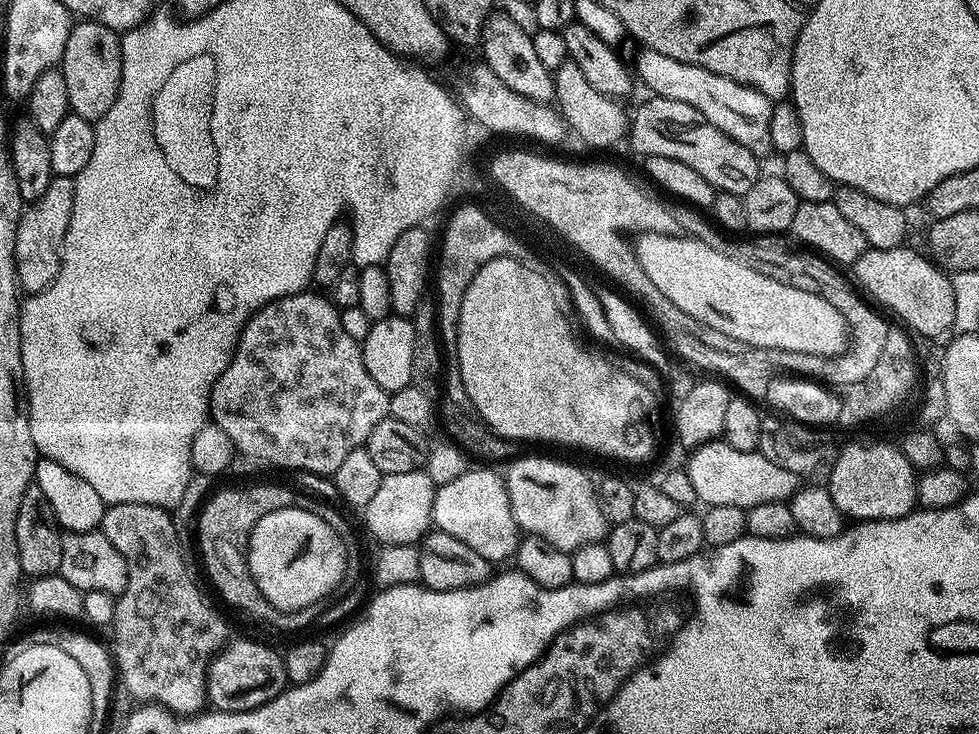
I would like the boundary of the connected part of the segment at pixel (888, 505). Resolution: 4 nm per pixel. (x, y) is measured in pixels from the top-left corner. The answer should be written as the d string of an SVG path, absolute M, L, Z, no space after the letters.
M872 440L869 444L848 444L840 448L838 462L834 462L834 470L828 475L826 487L845 518L856 522L897 520L917 507L917 479L917 469L895 443Z

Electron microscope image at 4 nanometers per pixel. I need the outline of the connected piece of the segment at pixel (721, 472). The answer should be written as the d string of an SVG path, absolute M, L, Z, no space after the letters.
M723 439L711 440L701 448L691 449L692 456L686 463L690 486L694 486L697 501L711 506L738 506L745 510L758 506L762 502L789 501L798 487L798 478L790 470L782 470L770 458L760 451L743 452L734 450L734 446L724 443Z

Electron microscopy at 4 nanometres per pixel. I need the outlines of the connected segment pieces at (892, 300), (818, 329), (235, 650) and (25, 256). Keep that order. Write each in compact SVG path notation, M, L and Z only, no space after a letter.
M901 246L894 250L869 248L862 254L862 258L856 260L855 283L860 283L859 287L873 301L876 299L882 307L889 308L898 319L905 320L918 335L940 336L943 332L951 333L956 313L956 289L949 273L929 259L923 251L915 252L908 247Z
M642 232L635 240L634 251L642 270L658 290L670 298L676 312L685 312L692 322L705 324L714 330L722 330L723 334L748 345L749 349L777 348L798 350L802 354L836 356L848 347L848 325L845 324L842 314L816 290L807 292L796 288L795 283L767 276L759 267L751 268L751 263L735 260L726 254L718 254L718 250L706 246L706 242L701 240L693 240L691 236Z
M236 640L225 643L208 661L207 703L218 712L249 712L289 687L284 658L279 651L267 648L256 640Z
M53 175L44 197L20 213L16 231L16 274L25 293L49 288L60 272L60 250L64 247L66 230L70 226L70 210L74 210L75 185L71 176Z

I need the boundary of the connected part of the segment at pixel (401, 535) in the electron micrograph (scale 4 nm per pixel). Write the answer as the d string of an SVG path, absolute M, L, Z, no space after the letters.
M424 470L406 474L381 475L380 485L374 498L362 510L364 524L368 532L381 545L410 544L419 545L433 527L432 511L436 497L436 485Z

